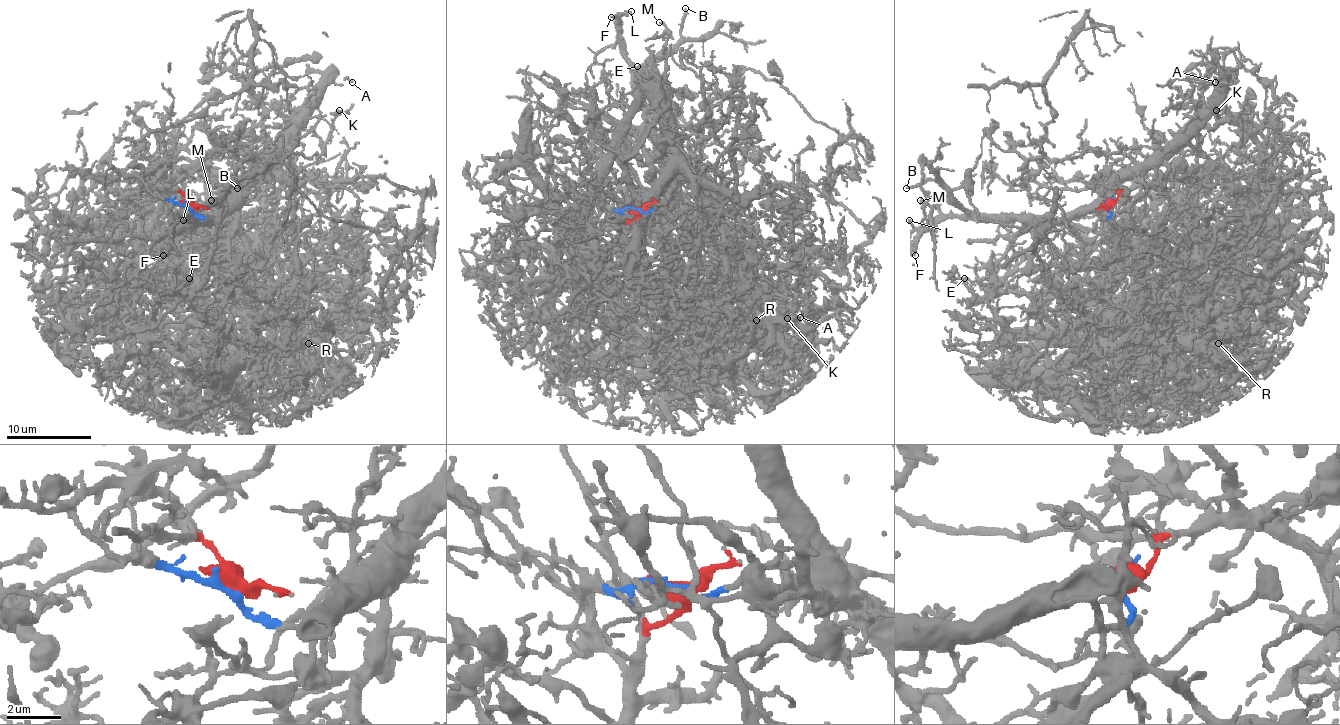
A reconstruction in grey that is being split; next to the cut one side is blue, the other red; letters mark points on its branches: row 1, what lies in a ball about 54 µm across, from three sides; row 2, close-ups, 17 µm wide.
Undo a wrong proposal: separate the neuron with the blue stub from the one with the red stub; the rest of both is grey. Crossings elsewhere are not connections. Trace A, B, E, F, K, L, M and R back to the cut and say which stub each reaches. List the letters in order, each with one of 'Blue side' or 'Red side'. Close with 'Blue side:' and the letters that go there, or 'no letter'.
A: Blue side
B: Blue side
E: Red side
F: Blue side
K: Blue side
L: Blue side
M: Blue side
R: Red side
Blue side: A, B, F, K, L, M

